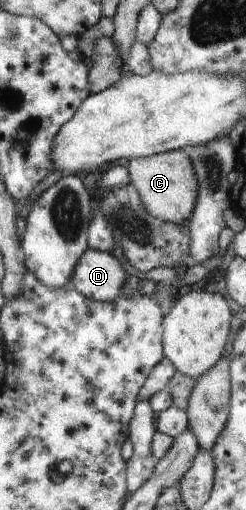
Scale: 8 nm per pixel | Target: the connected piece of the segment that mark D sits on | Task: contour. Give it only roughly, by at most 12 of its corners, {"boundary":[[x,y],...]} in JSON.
{"boundary":[[88,247],[70,286],[112,302],[127,276],[116,257]]}

